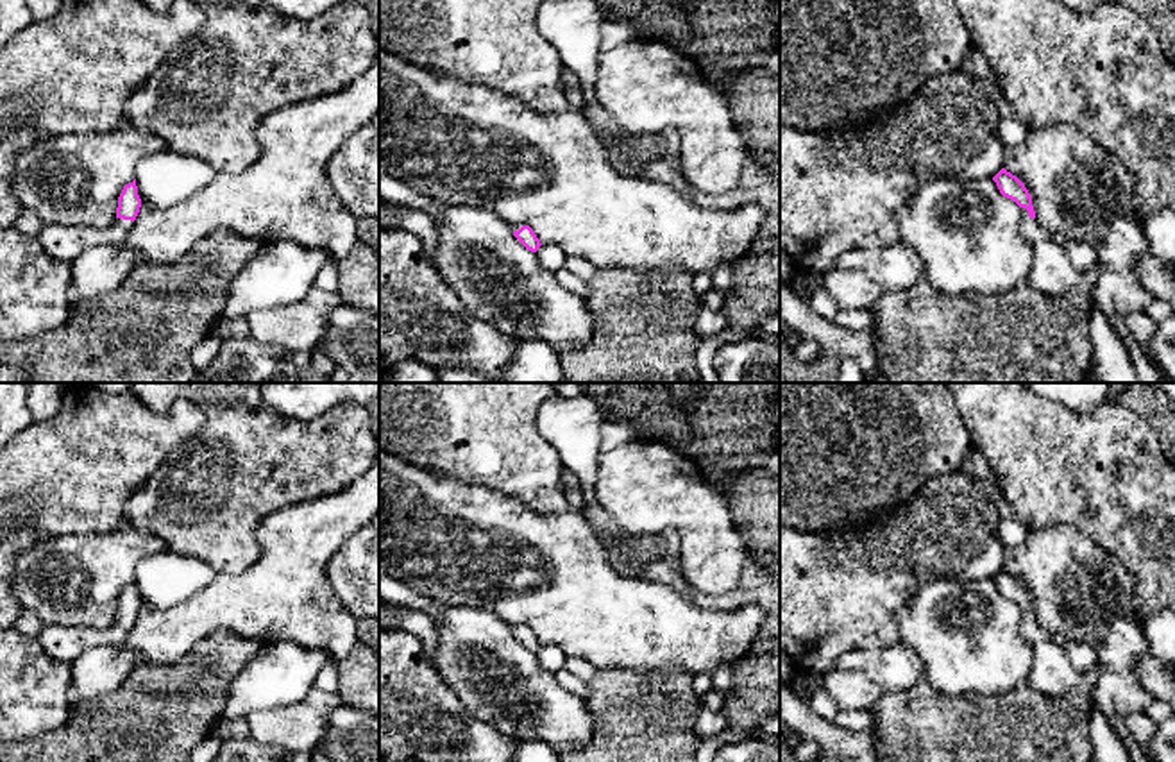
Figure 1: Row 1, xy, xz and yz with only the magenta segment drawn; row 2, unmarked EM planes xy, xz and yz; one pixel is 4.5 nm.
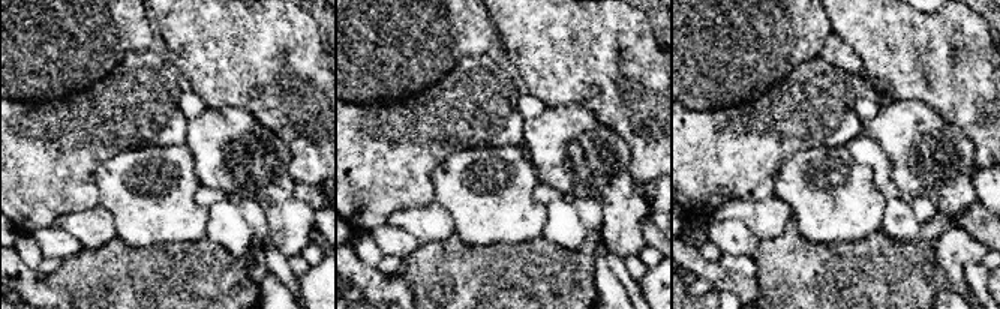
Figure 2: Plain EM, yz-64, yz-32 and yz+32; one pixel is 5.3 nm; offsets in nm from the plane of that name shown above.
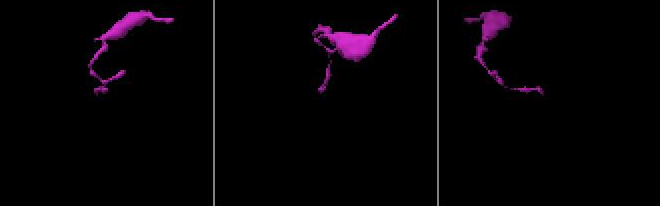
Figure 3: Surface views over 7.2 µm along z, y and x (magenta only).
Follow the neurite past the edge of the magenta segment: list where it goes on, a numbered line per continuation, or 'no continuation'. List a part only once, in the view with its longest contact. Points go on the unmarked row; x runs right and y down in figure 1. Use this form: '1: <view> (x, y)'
1: xy (63, 643)

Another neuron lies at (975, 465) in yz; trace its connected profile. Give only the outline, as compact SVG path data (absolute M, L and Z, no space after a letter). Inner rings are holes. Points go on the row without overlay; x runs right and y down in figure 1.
M971 447L968 451L968 456L966 456L960 469L962 469L964 474L968 474L973 479L984 483L991 490L998 488L998 478L994 476L989 461L976 449Z

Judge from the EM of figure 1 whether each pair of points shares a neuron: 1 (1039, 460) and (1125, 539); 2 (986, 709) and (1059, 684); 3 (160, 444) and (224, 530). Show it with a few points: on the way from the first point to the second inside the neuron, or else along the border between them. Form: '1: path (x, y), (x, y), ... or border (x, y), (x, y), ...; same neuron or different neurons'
1: path (1063, 483), (1072, 492), (1086, 492), (1109, 516); same neuron
2: border (1079, 675), (1065, 696), (1047, 696), (1029, 682); different neurons
3: border (201, 430), (138, 485); different neurons

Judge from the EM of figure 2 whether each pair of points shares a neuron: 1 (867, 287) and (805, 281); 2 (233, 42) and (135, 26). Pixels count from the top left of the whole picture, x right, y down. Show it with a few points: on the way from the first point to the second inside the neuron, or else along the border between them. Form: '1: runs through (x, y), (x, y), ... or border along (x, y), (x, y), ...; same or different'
1: runs through (852, 282), (837, 278), (820, 281); same
2: border along (150, 15), (158, 36); different

